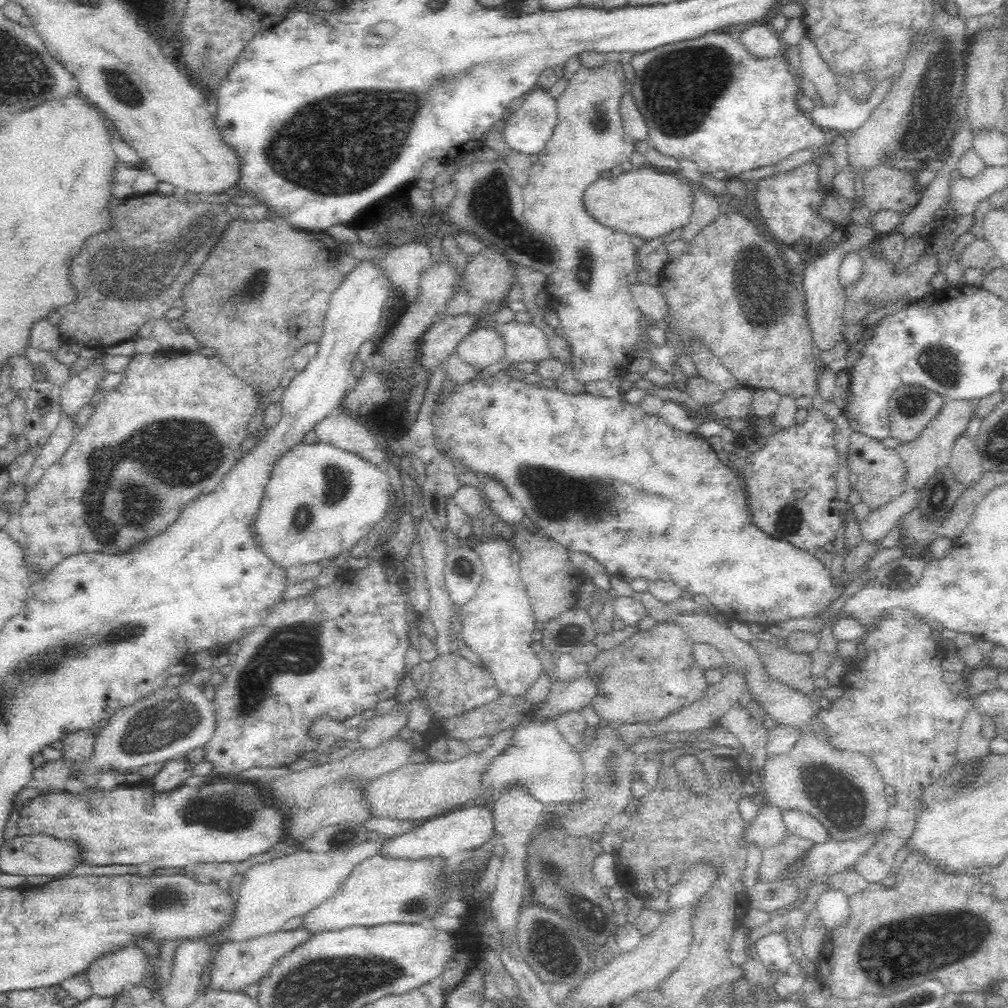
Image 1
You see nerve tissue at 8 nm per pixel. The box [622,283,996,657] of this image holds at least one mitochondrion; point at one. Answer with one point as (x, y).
(940, 359)

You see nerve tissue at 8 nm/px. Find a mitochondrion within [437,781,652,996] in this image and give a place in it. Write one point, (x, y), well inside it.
(542, 941)

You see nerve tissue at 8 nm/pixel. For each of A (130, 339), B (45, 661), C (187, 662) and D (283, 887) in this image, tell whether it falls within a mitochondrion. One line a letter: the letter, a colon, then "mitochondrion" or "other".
A: other
B: mitochondrion
C: other
D: other

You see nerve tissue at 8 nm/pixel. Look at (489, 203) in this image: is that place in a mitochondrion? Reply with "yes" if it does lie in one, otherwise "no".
yes

